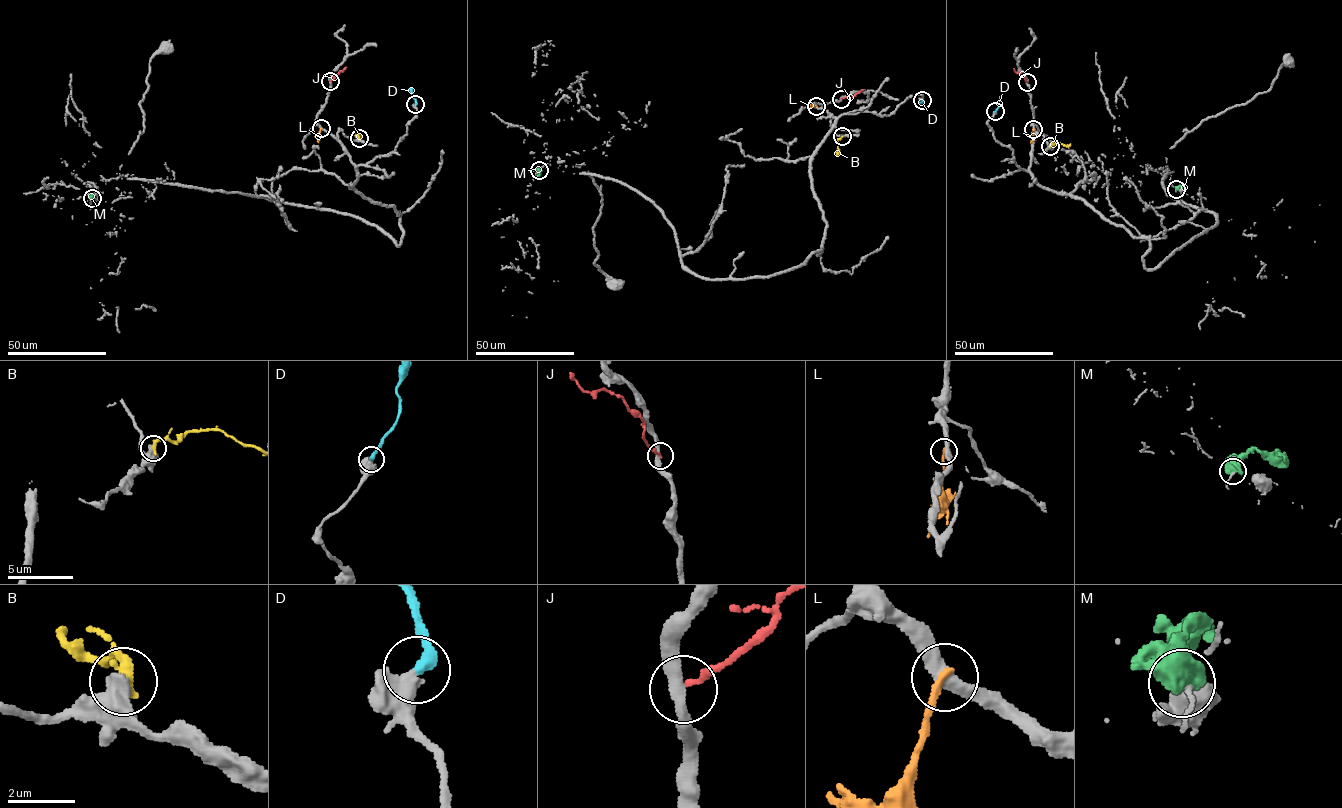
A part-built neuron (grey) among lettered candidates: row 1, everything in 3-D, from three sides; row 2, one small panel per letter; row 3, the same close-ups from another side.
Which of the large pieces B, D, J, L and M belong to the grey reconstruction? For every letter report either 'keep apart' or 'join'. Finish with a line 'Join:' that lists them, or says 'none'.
B: keep apart
D: join
J: keep apart
L: keep apart
M: keep apart
Join: D

